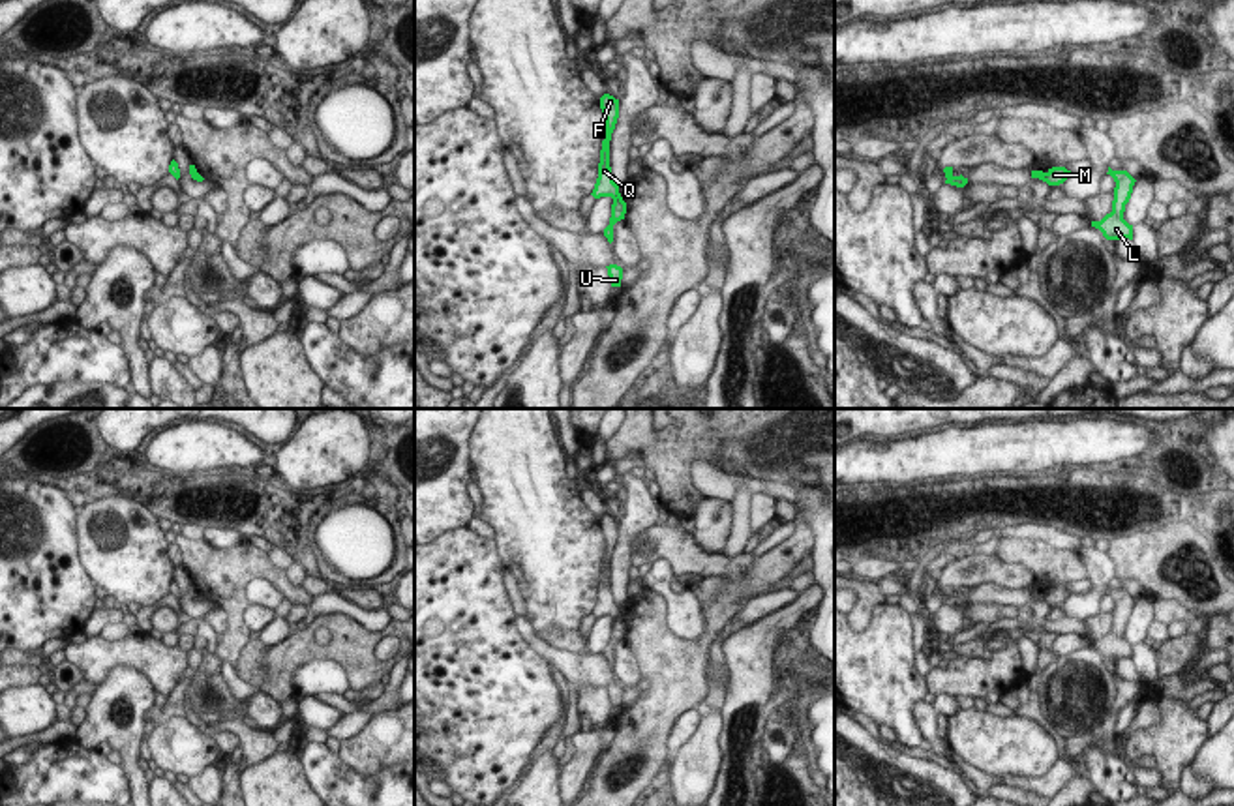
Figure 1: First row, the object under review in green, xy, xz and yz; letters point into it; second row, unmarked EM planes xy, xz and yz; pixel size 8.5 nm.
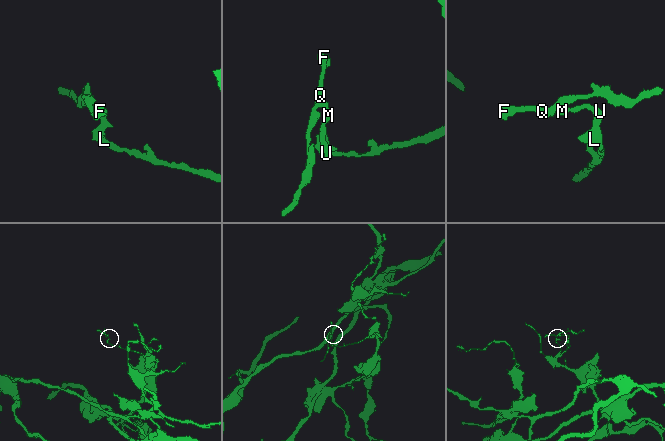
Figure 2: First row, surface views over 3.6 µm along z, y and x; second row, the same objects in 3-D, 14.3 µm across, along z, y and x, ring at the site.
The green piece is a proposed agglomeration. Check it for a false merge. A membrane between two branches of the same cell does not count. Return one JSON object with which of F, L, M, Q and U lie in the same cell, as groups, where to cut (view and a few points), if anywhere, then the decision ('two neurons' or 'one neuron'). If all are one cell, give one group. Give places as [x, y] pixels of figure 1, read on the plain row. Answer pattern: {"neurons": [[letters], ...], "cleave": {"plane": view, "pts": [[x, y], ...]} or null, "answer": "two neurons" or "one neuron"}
{"neurons": [["F", "Q"], ["L", "M", "U"]], "cleave": {"plane": "xz", "pts": [[619, 615], [614, 621]]}, "answer": "two neurons"}

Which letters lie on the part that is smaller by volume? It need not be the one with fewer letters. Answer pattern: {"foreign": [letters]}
{"foreign": ["F", "Q"]}

